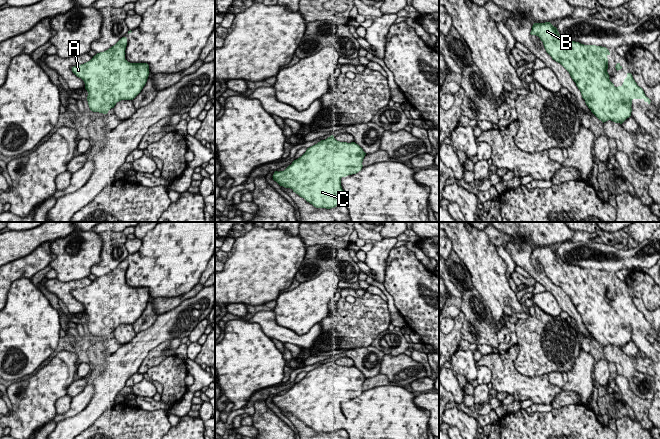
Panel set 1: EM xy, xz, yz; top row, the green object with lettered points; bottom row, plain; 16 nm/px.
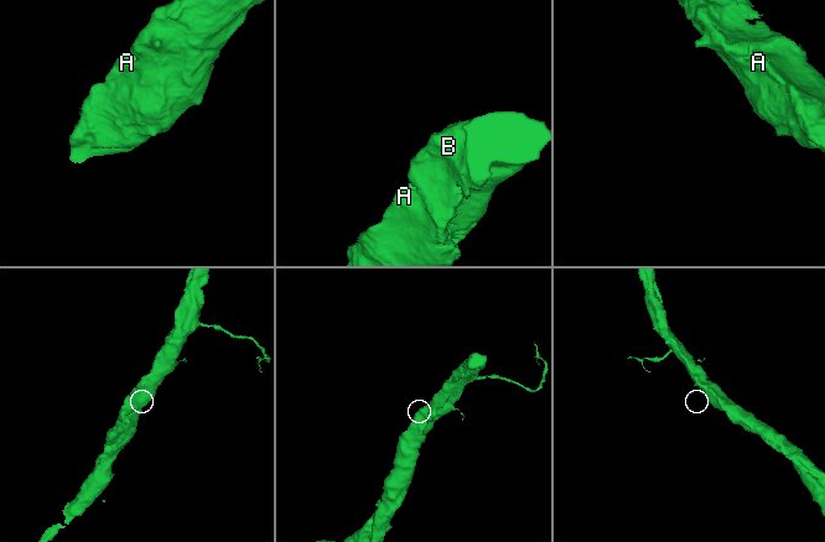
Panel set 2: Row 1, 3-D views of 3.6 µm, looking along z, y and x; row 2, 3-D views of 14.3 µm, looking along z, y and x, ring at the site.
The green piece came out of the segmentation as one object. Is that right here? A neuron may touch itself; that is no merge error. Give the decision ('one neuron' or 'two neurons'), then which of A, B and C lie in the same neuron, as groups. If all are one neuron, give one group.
one neuron; groups A B C

